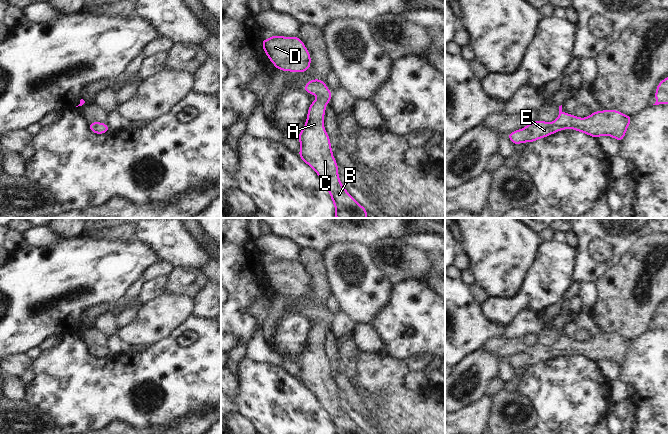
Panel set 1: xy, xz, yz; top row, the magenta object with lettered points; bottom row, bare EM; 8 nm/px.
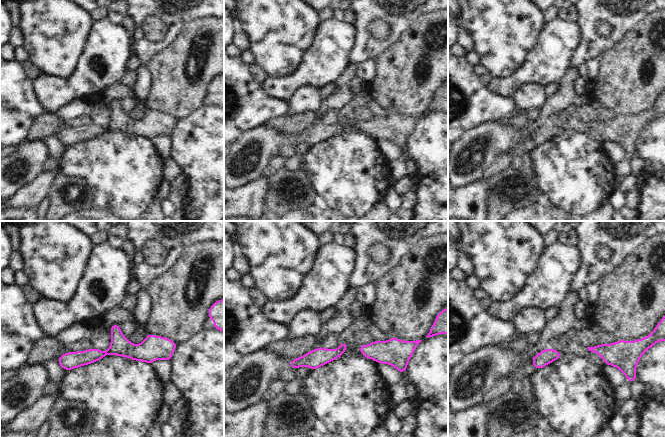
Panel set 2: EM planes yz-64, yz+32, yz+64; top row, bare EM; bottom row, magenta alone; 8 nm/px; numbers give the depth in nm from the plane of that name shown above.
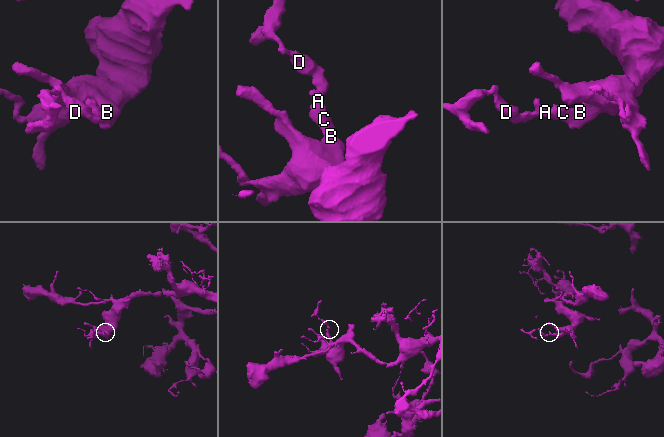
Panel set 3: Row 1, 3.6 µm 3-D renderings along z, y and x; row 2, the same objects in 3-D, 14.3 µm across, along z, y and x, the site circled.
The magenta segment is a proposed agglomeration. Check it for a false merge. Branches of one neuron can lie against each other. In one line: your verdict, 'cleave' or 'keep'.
keep

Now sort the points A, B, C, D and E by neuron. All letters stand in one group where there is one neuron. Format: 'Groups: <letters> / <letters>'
Groups: A B C D E

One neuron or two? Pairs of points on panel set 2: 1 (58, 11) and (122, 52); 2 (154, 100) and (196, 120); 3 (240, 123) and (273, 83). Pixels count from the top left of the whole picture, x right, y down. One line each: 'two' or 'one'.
1: two
2: two
3: two

